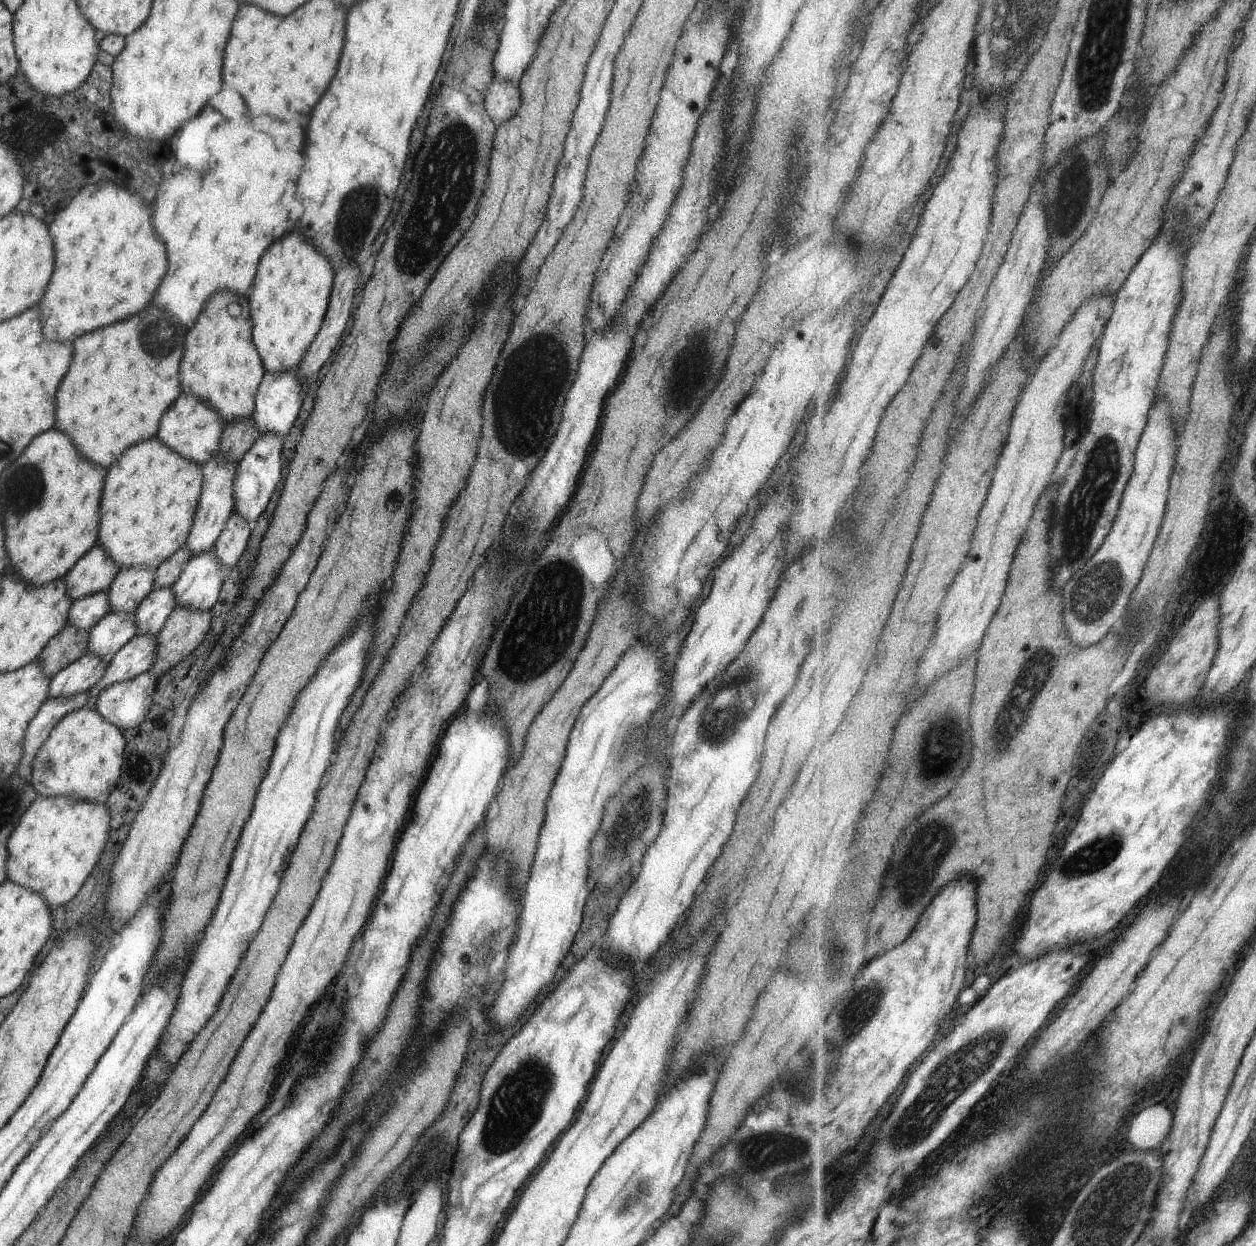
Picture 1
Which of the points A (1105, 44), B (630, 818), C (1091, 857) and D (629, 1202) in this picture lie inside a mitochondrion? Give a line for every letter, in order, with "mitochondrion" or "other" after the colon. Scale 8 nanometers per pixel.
A: mitochondrion
B: mitochondrion
C: mitochondrion
D: mitochondrion

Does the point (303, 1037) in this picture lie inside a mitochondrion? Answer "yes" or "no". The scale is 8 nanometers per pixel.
yes

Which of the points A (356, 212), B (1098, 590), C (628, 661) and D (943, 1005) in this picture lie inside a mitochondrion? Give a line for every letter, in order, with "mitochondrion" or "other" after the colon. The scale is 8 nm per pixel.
A: mitochondrion
B: mitochondrion
C: other
D: other

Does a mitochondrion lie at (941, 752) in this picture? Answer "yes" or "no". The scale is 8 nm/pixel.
yes

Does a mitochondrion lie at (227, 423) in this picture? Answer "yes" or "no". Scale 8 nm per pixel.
no

